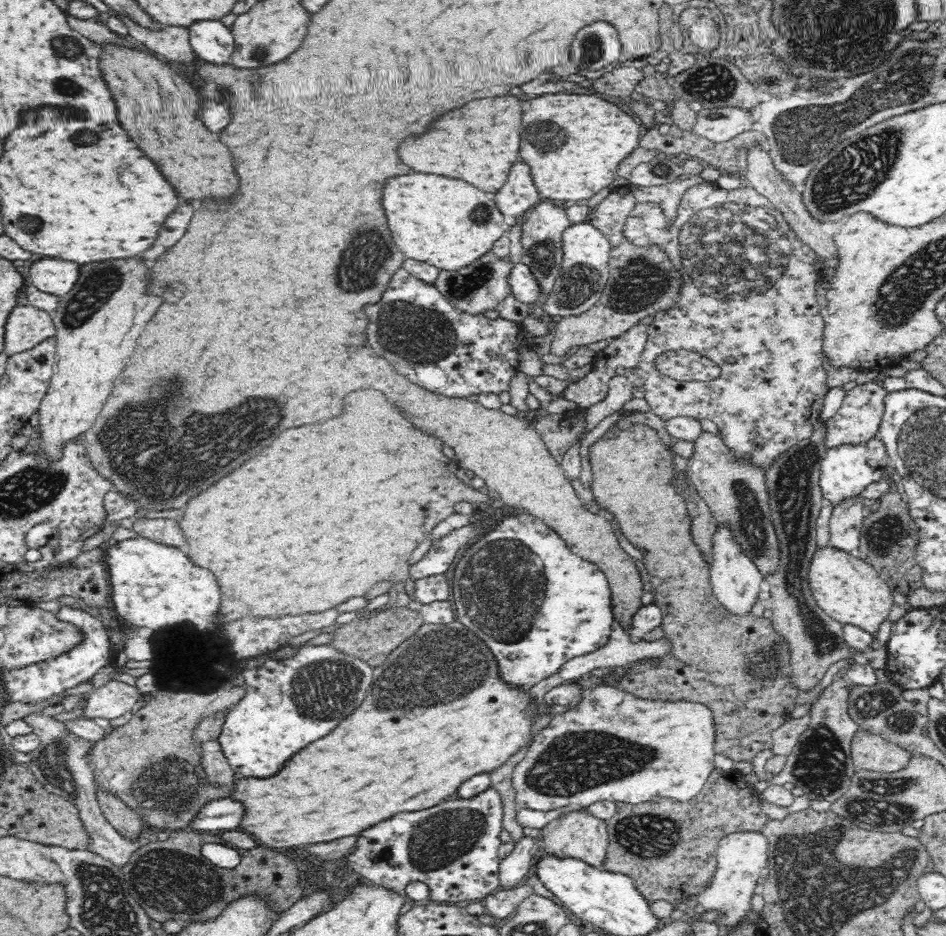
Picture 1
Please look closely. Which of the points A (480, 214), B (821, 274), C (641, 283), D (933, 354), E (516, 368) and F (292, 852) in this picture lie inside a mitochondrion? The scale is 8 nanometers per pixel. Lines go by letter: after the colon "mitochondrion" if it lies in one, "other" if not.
A: mitochondrion
B: other
C: mitochondrion
D: other
E: other
F: other

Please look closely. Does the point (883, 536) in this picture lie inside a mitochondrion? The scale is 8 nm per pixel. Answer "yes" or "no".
yes

